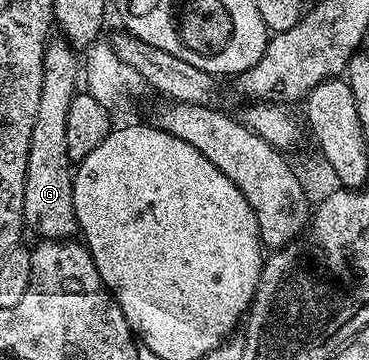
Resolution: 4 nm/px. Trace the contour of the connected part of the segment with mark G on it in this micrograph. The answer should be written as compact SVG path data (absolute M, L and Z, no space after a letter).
M65 39L51 40L42 60L42 86L40 108L32 127L28 147L28 163L24 179L23 222L48 241L65 241L78 233L78 220L74 210L74 173L68 155L68 107L72 107L74 94L80 89L80 57Z

